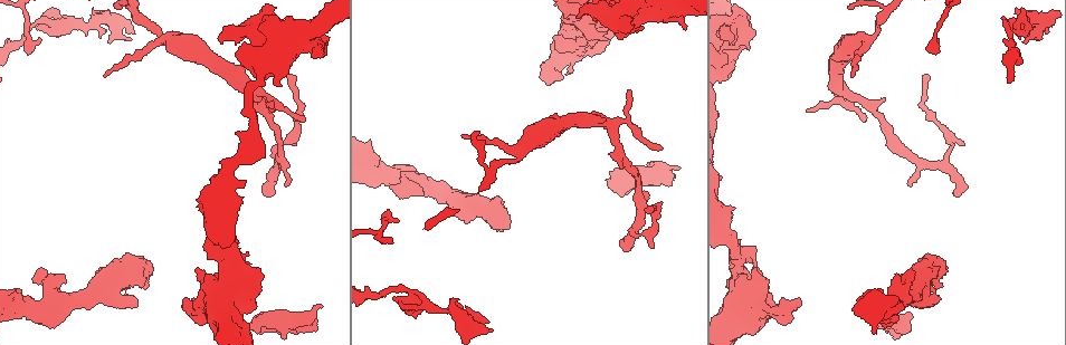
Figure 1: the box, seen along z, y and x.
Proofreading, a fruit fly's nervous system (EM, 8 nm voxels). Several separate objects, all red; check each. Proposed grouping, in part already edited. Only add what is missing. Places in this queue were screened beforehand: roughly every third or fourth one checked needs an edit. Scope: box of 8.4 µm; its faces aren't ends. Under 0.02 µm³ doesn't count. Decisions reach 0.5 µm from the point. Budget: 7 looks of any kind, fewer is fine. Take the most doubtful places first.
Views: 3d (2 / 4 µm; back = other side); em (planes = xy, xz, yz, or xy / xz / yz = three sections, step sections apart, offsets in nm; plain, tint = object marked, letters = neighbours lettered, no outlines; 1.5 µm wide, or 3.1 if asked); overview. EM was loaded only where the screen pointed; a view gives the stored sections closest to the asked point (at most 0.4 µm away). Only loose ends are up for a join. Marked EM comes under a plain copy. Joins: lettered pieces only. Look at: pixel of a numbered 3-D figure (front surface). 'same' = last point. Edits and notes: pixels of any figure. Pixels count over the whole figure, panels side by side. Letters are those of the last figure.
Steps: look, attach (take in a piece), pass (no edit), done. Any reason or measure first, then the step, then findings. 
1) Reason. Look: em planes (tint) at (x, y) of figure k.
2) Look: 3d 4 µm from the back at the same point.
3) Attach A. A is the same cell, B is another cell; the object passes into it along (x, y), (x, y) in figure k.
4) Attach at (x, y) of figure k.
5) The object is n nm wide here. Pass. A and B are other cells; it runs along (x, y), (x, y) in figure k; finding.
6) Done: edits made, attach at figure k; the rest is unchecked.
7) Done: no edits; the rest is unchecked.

Thick end. Look: 3d 2 µm at (748, 48) of figure 1.

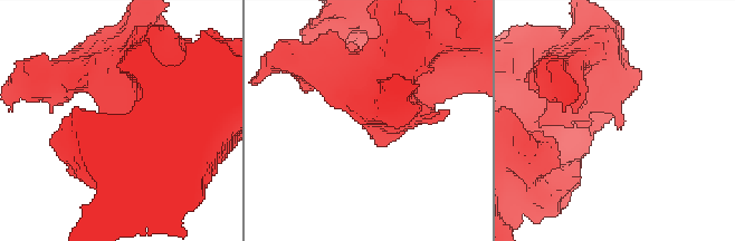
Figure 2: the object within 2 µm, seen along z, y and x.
Look: em planes (letters) at (621, 128) of figure 2.

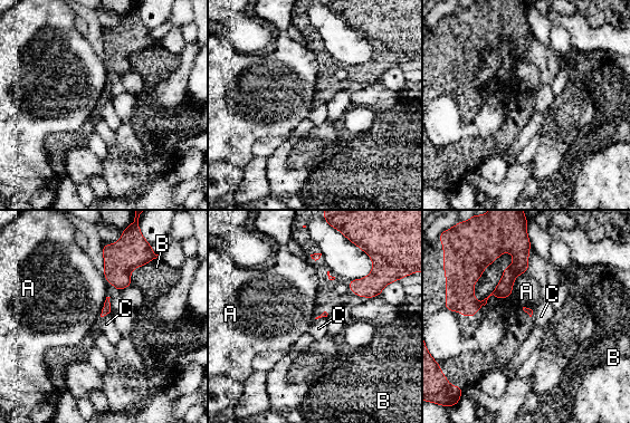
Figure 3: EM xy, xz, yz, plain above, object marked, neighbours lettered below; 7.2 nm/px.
Pass. A, B and C are other cells; no lettered piece goes on from it.

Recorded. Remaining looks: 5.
Branch stops here. Look: em yz step 8 (letters) at (100, 37) of figure 1.

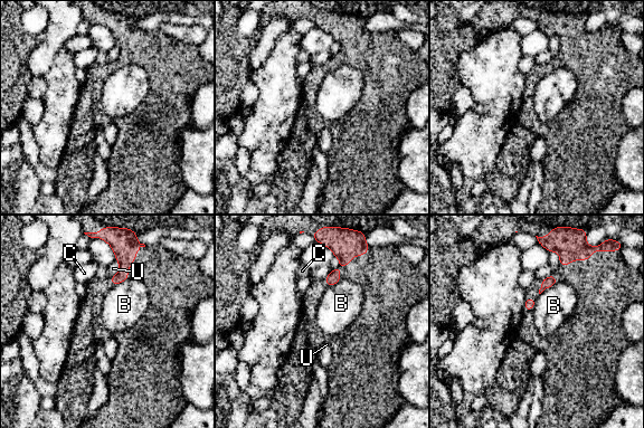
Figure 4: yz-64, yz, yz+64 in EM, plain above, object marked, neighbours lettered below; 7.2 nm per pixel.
Pass. B, C and U are other cells; a border runs along (129, 278), (112, 286) in figure 4; no lettered piece goes on from it.

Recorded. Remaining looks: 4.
Branch stops here. Look: 3d 4 µm at (623, 243) of figure 1.

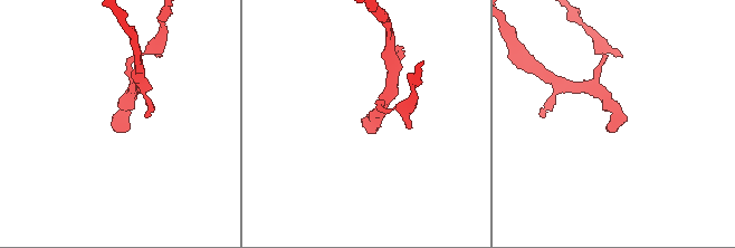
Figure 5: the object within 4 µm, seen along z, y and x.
Shape alone is not enough. Look: em xz step 8 (tint) at (611, 132) of figure 5.

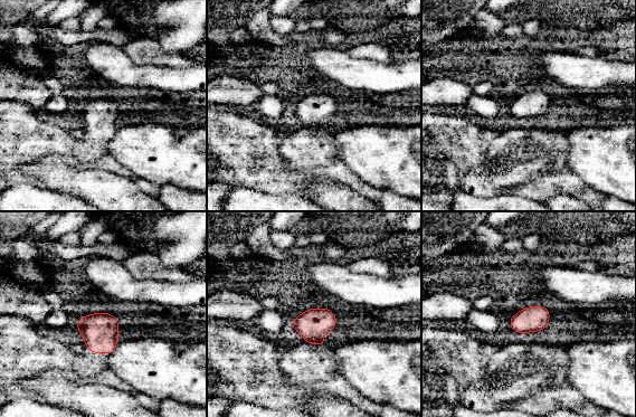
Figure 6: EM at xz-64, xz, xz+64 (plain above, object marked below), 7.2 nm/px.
Another direction. Look: em planes (letters) at the same point.

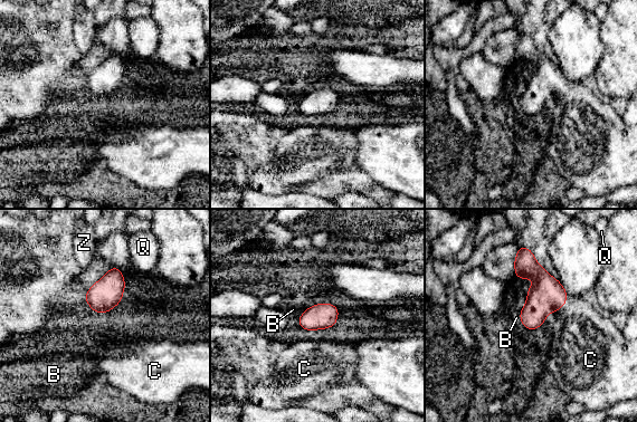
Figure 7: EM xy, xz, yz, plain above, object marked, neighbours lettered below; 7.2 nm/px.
Attach C. C is the same cell, B, Q and Z are other cells; the object passes into it along (547, 295), (557, 309), (580, 335) in figure 7; it goes on there.

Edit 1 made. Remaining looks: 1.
Done: edits made, attach at figure 7; the rest is unchecked.

